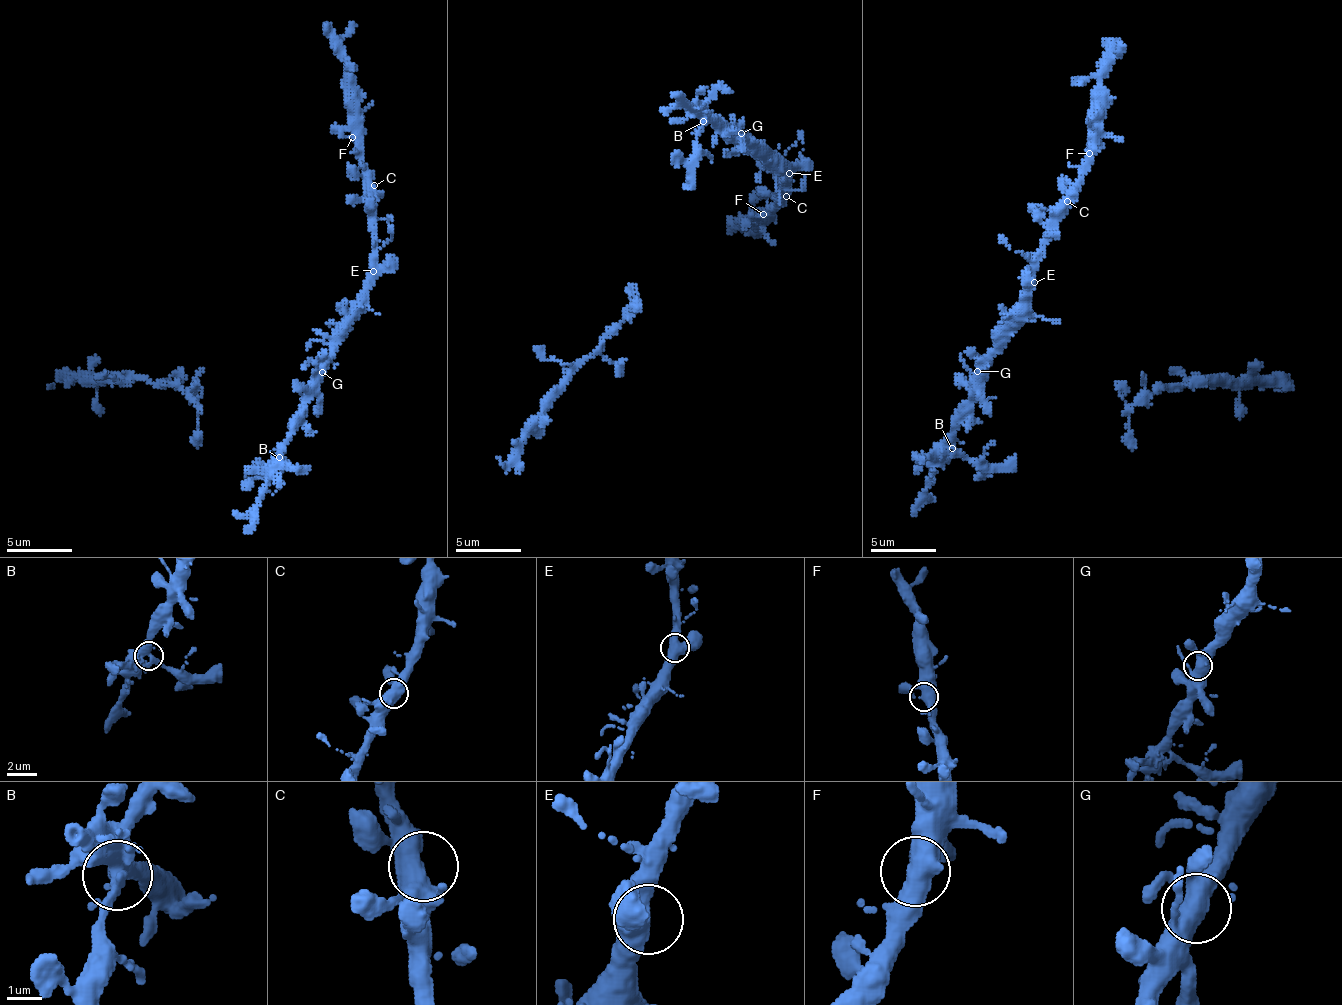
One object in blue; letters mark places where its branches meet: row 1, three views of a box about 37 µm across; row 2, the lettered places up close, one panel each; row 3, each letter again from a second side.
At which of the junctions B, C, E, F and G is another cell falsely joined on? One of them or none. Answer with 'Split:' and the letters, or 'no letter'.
Split: B

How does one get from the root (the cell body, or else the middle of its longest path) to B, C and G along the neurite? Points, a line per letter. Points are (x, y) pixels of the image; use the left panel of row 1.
B: (287, 433), (287, 443), (278, 456)
C: (287, 433), (309, 382), (330, 350), (336, 327), (364, 288), (373, 254), (374, 185)
G: (287, 433), (306, 389), (322, 372)

